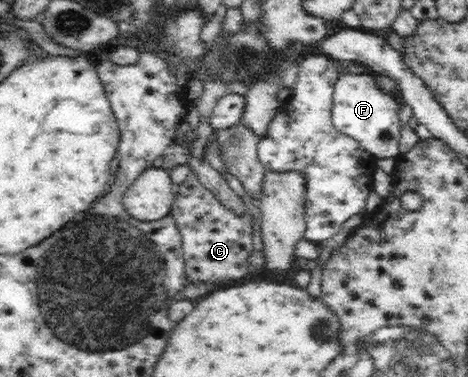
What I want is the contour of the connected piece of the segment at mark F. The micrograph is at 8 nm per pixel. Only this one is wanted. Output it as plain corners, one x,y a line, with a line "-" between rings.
346,72
338,76
335,84
333,125
338,132
352,137
376,158
398,157
400,154
400,104
378,88
375,78
368,72

